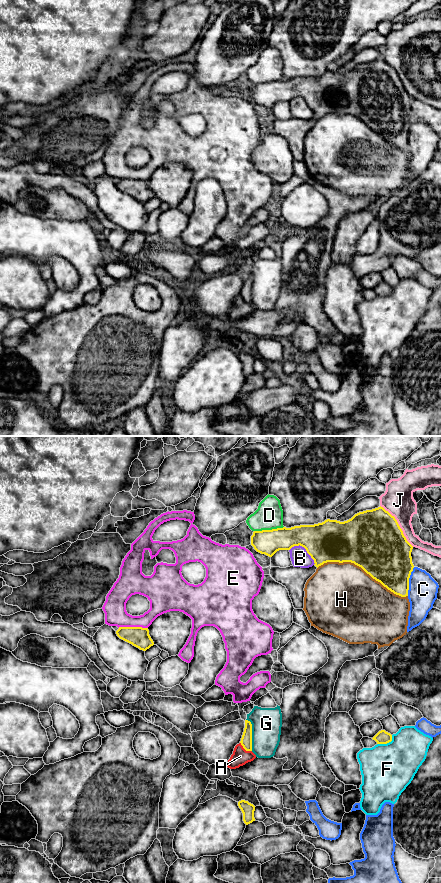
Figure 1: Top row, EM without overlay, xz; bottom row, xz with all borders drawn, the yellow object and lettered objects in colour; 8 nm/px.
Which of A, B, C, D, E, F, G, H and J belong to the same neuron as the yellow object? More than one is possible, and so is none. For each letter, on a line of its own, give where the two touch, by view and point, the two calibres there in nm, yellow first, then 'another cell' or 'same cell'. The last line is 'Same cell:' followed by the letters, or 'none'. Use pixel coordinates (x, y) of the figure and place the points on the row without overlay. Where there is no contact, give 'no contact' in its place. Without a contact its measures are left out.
A: xz (245, 301) | 100/140 nm | another cell
B: xz (305, 100) | 340/140 nm | another cell
C: xz (408, 133) | 380/240 nm | another cell
D: xz (268, 82) | 200/220 nm | another cell
E: xz (133, 179) | 160/180 nm | another cell
F: xz (386, 295) | 110/420 nm | another cell
G: xz (251, 286) | 100/240 nm | another cell
H: xz (362, 120) | 480/480 nm | another cell
J: xz (398, 77) | 480/240 nm | another cell
Same cell: none

